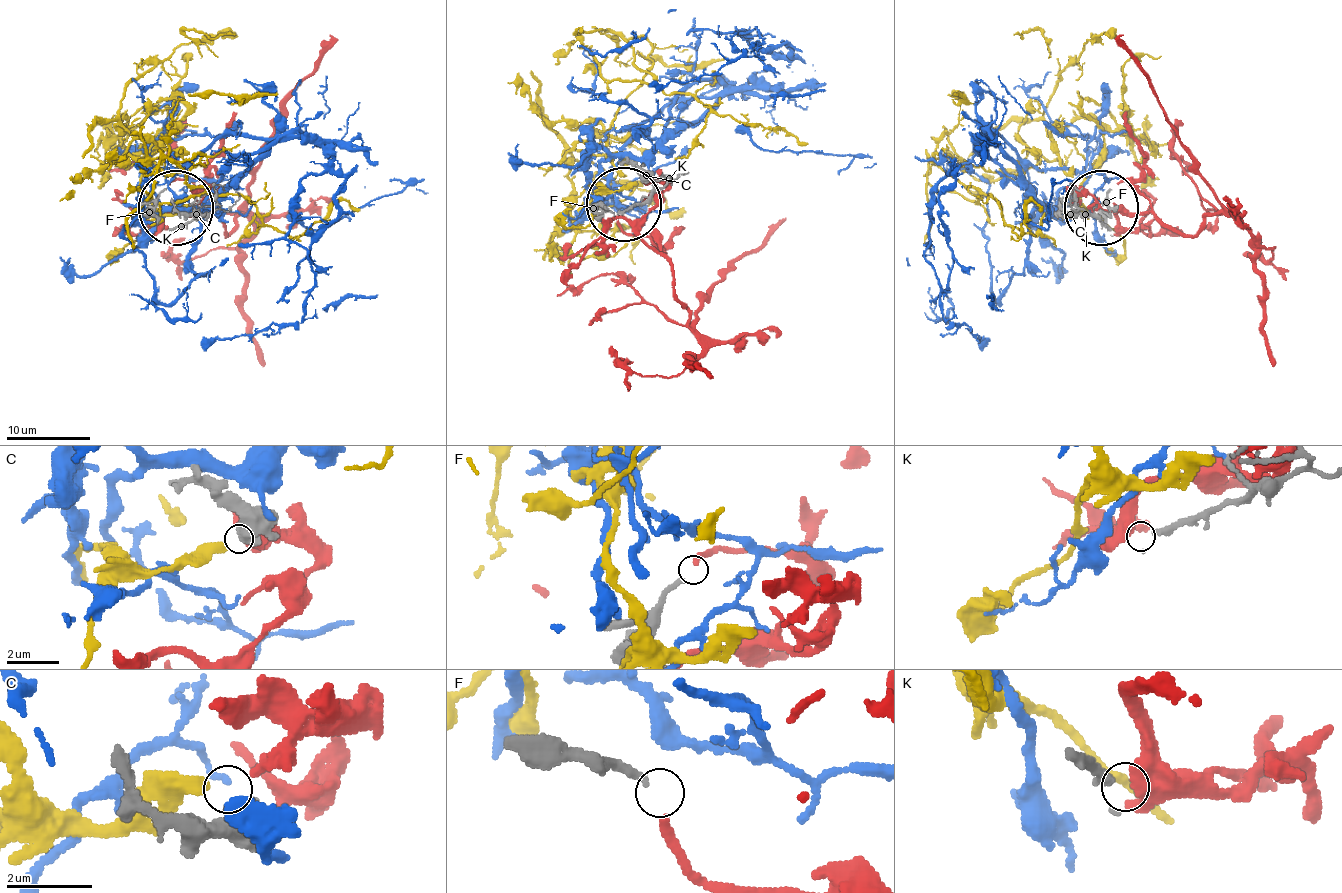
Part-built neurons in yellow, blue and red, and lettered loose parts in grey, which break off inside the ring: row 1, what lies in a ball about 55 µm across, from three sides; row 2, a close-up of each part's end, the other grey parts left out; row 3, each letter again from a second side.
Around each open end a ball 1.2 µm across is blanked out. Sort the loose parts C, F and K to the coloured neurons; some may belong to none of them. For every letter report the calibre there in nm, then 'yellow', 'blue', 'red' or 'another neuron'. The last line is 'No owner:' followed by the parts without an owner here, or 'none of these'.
C: 420 nm | yellow
F: 180 nm | red
K: 260 nm | another neuron
No owner: K

